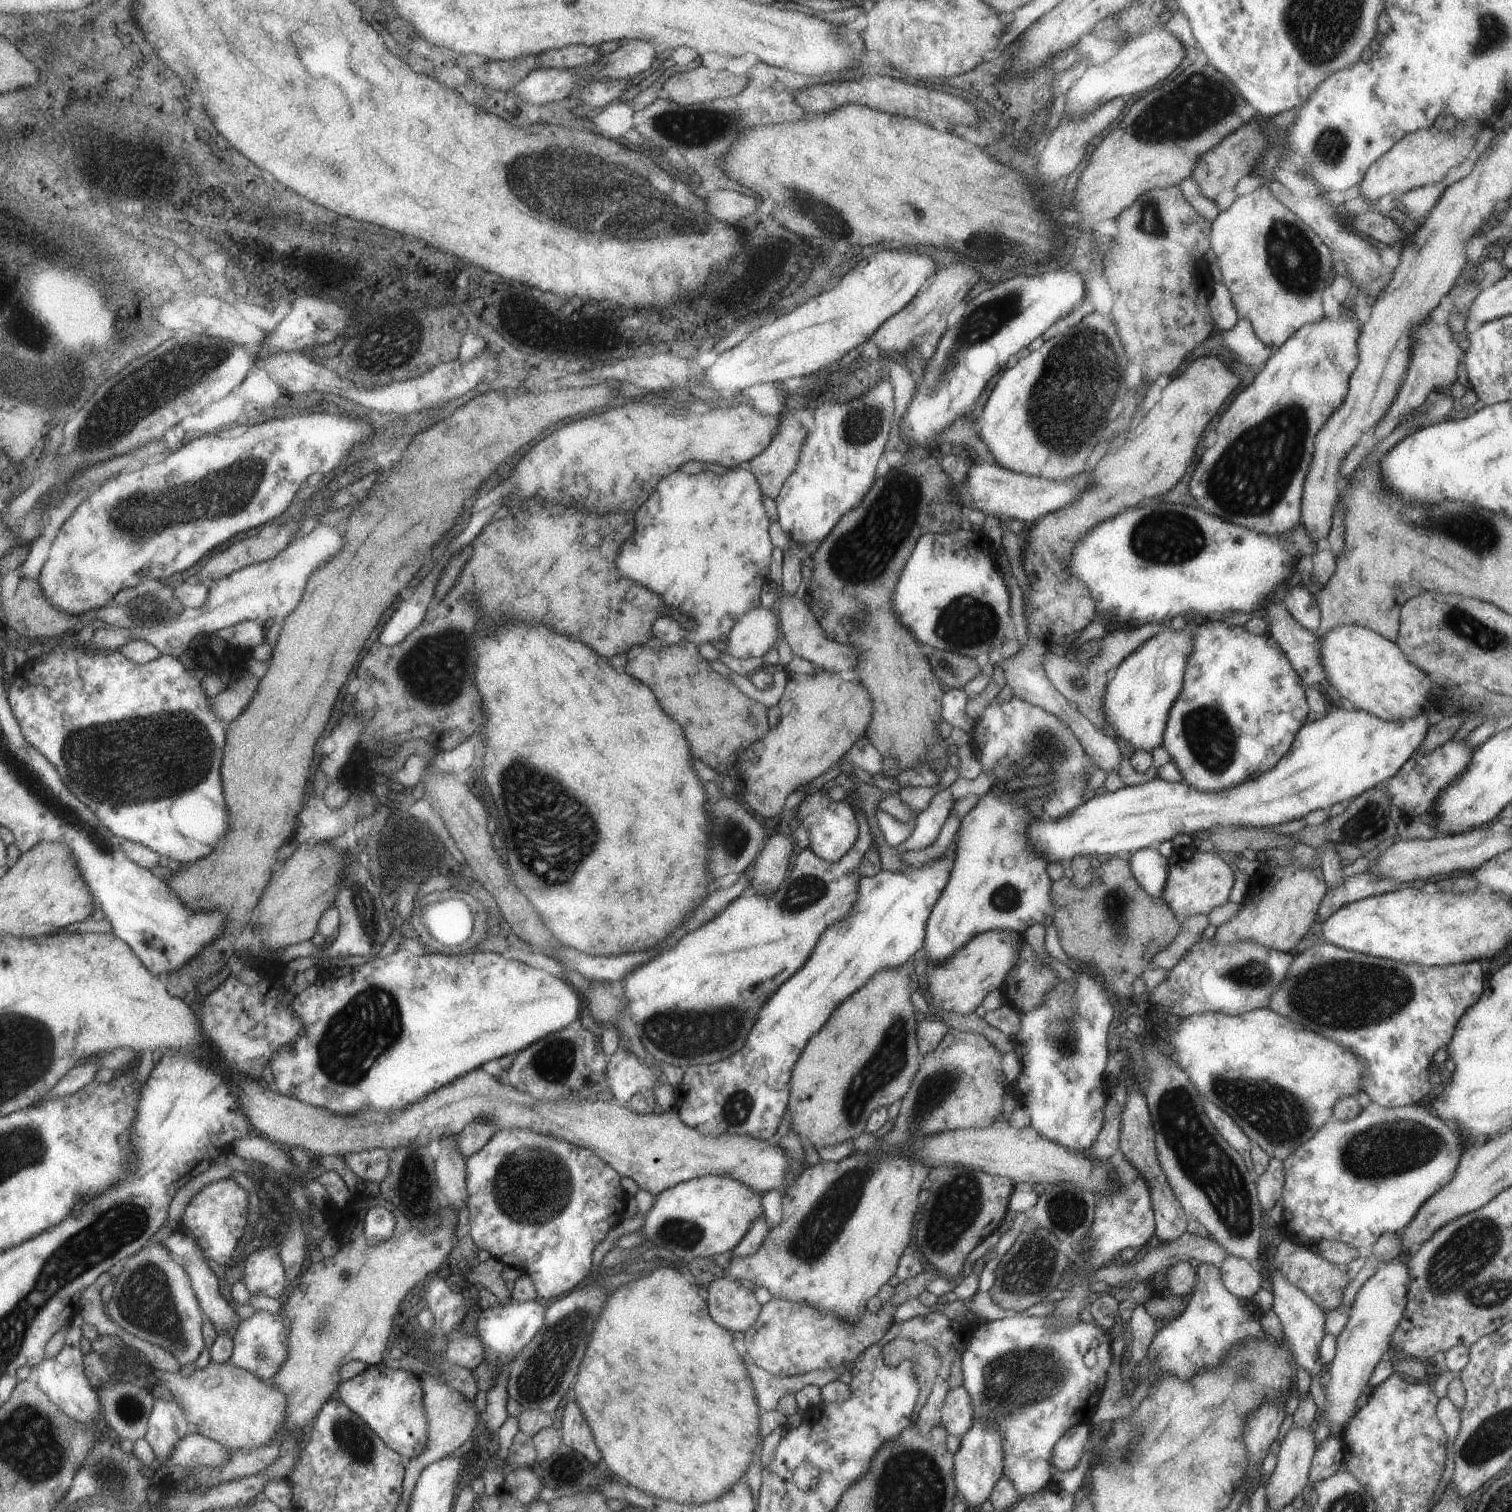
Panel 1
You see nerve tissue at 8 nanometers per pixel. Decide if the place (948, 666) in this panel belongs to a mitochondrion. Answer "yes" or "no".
yes

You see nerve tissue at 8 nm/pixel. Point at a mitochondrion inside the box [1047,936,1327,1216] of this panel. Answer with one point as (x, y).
(1278, 1116)

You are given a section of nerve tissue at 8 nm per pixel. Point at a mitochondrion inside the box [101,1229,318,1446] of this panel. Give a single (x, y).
(146, 1300)

